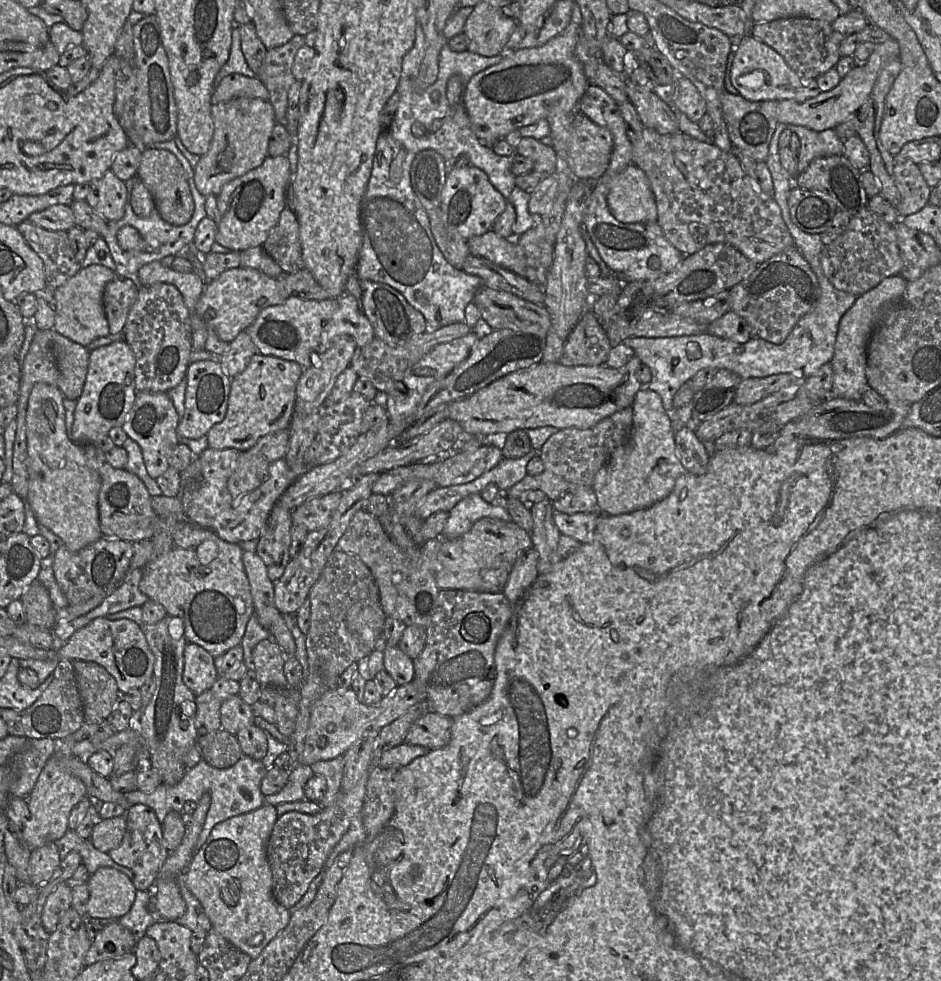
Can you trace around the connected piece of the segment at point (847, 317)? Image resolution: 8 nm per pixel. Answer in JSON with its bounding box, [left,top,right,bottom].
[831,275,907,401]

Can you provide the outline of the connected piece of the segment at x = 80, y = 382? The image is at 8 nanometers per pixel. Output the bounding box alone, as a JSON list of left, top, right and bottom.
[50,331,90,400]

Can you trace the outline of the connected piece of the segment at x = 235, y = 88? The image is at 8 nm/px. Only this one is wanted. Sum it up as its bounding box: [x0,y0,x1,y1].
[211,74,269,103]

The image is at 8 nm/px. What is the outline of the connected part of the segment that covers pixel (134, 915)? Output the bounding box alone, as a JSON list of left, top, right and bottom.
[119,890,170,943]

